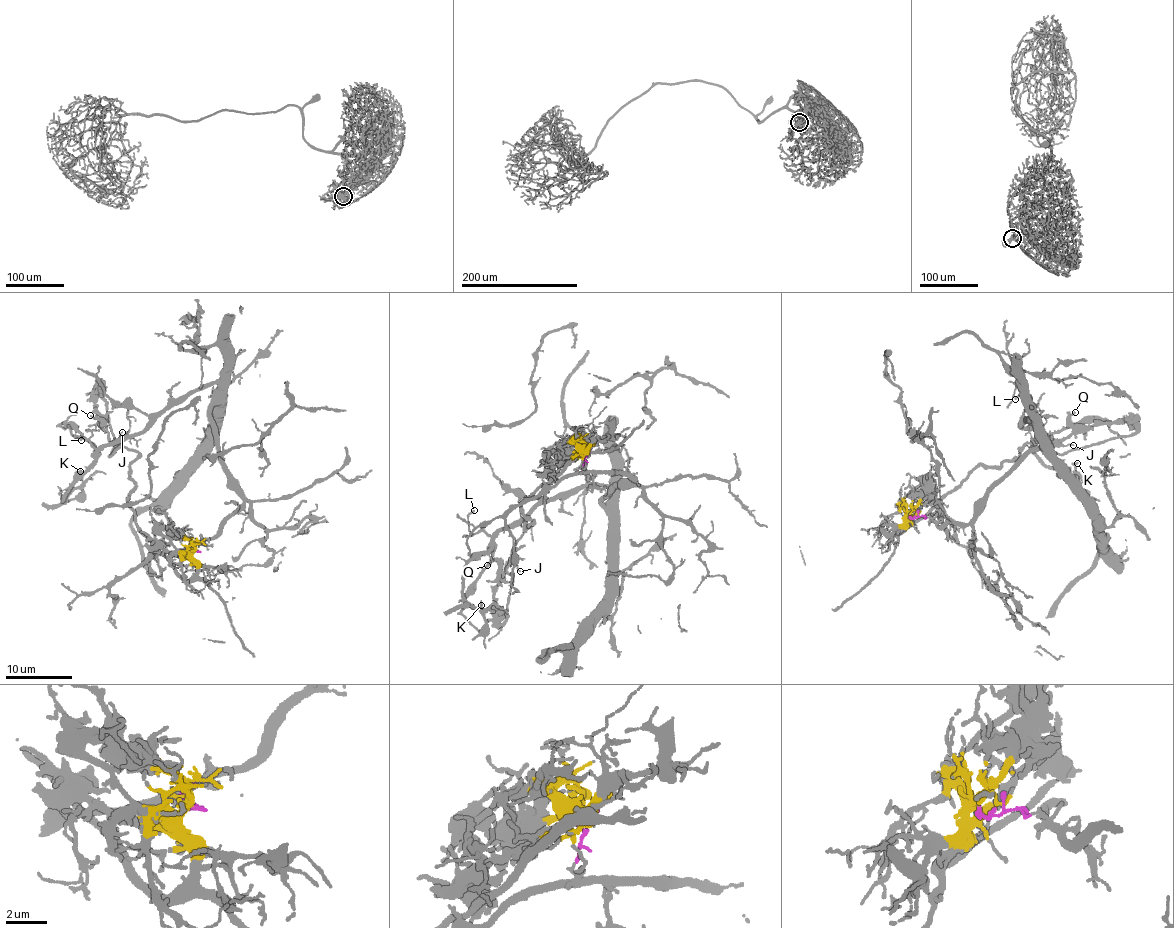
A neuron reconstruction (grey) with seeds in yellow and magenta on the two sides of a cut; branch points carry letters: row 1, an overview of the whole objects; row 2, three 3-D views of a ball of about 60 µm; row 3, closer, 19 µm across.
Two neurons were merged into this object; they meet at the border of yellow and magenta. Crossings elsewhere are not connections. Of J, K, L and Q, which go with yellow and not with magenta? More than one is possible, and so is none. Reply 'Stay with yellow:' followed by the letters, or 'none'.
Stay with yellow: J, Q

